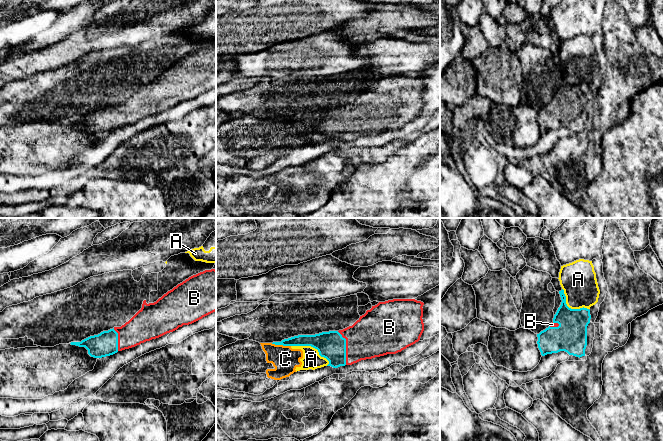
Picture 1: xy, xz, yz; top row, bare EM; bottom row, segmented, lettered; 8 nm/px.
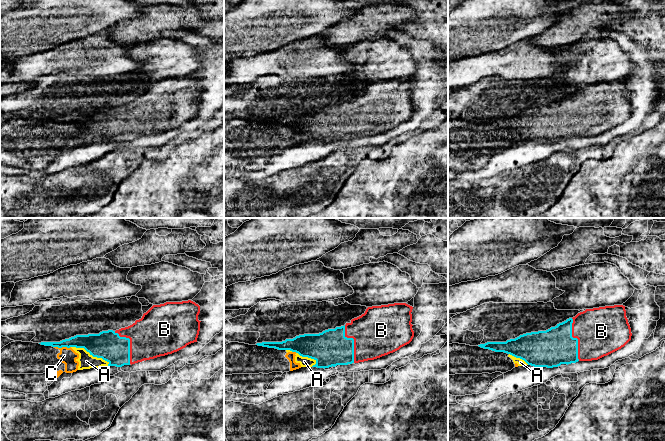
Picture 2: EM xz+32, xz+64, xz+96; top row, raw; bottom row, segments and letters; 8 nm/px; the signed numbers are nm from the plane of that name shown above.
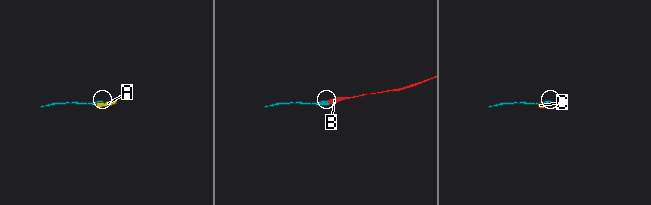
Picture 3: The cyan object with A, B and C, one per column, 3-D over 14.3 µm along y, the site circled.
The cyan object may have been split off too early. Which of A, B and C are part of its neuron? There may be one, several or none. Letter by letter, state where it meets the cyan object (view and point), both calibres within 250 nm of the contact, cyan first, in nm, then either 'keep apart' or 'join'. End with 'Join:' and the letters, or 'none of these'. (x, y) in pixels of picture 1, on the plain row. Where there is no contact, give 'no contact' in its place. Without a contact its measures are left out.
A: xz (312, 122) | 220/150 nm | keep apart
B: xz (345, 124) | 220/360 nm | join
C: xz (281, 120) | 100/200 nm | keep apart
Join: B

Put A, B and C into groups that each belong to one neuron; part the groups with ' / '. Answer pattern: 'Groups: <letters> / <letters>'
Groups: A C / B

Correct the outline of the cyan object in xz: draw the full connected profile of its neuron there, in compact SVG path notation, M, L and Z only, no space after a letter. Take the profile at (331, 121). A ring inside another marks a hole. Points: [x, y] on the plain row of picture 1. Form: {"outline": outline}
{"outline": "M393 75L379 78L377 81L372 82L370 86L367 86L364 91L360 92L352 102L343 106L322 108L315 111L298 111L284 115L281 118L273 118L272 120L283 122L311 122L318 126L321 133L324 133L329 137L327 142L333 144L352 141L361 136L372 135L387 130L396 130L420 116L424 107L424 99L422 95L423 81L423 78L415 75Z"}

